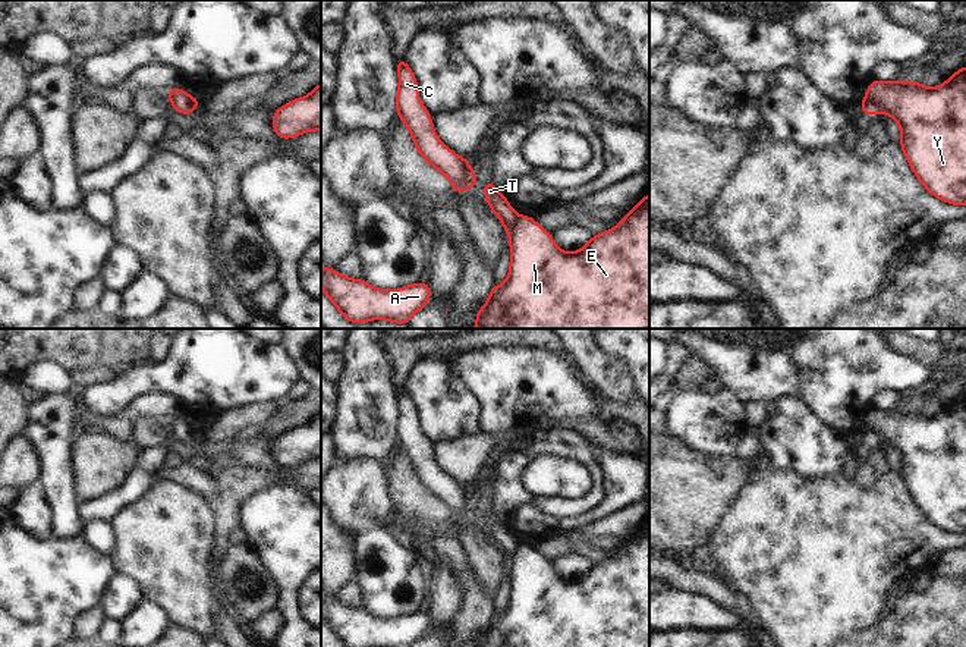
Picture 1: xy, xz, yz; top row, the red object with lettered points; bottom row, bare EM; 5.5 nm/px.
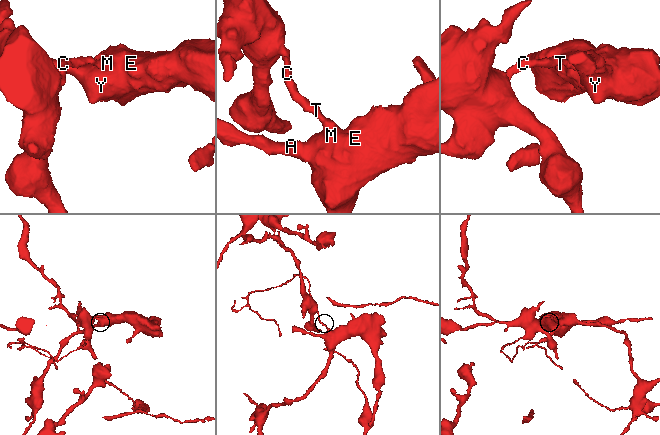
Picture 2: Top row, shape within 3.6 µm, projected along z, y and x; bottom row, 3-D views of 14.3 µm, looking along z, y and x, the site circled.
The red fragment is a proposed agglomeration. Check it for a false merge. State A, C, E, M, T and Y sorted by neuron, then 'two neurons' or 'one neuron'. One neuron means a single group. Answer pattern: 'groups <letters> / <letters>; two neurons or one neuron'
groups A E M Y / C T; two neurons

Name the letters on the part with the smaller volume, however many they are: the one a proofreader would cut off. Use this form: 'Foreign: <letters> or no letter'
Foreign: C, T

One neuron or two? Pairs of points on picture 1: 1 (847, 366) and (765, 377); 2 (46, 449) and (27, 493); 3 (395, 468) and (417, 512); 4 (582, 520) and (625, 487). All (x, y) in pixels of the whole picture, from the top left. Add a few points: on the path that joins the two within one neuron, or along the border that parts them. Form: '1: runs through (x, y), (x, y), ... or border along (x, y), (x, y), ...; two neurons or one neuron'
1: runs through (827, 366), (808, 366), (798, 376), (786, 376); one neuron
2: border along (40, 490), (49, 512), (49, 524); two neurons
3: runs through (400, 479), (405, 492), (414, 502); one neuron
4: runs through (592, 515), (614, 498); one neuron

